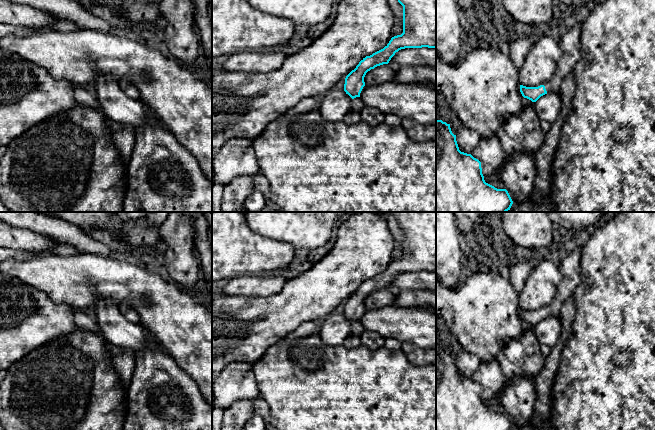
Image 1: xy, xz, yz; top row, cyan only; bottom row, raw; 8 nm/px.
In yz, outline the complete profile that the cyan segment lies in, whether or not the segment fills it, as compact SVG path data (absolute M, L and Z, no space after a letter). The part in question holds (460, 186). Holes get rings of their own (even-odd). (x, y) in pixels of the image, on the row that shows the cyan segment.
M436 120L436 212L507 212L513 201L506 189L497 189L484 180L481 162L459 150L450 124Z

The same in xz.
M398 0L403 6L403 33L391 38L381 50L363 58L345 78L344 91L352 99L351 110L361 111L365 106L360 93L364 77L377 66L388 64L391 58L405 48L436 48L436 0Z

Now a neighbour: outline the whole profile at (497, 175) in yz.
M504 164L493 175L485 176L484 177L485 182L492 185L495 181L502 179L503 167Z

